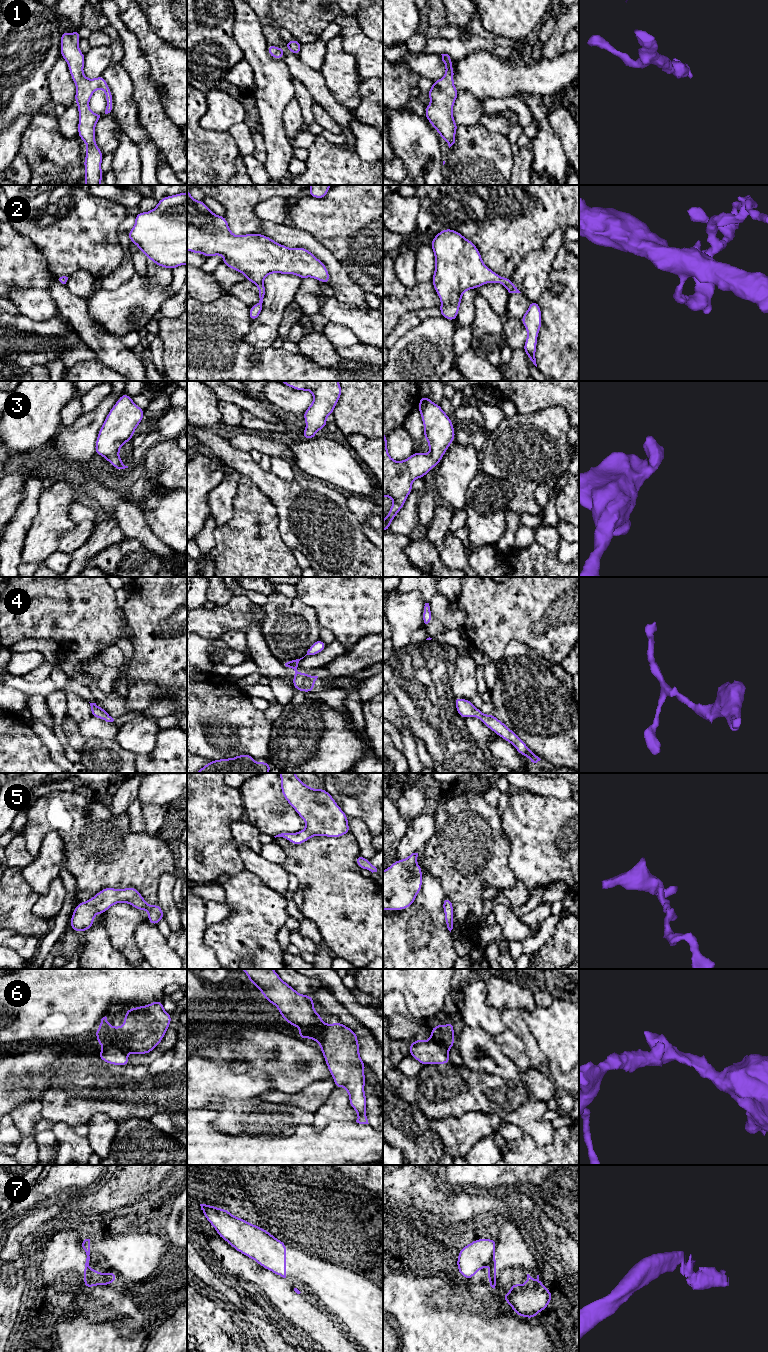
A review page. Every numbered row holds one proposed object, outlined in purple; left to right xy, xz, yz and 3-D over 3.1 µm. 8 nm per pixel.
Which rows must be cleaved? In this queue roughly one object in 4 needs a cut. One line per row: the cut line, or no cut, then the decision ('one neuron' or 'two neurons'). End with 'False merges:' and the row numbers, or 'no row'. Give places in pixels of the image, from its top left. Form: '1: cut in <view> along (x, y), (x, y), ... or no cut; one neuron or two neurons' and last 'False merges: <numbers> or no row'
1: no cut; one neuron
2: no cut; one neuron
3: no cut; one neuron
4: no cut; one neuron
5: no cut; one neuron
6: cut in xy along (104, 1047), (118, 1048), (125, 1053); two neurons
7: cut in yz along (494, 1252), (489, 1262); two neurons
False merges: 6, 7

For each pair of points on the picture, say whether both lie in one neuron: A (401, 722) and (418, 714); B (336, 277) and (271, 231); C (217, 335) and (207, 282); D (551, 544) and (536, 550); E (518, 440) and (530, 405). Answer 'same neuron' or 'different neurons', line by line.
A: different neurons
B: same neuron
C: different neurons
D: different neurons
E: different neurons

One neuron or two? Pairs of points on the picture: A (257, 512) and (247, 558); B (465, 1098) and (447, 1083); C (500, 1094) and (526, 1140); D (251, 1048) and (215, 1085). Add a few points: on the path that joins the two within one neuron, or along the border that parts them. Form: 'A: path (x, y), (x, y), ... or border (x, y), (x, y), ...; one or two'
A: path (254, 523), (249, 547); one
B: path (461, 1097), (451, 1087); one
C: border (524, 1133), (528, 1134), (538, 1144), (545, 1145); two
D: border (215, 1061), (222, 1064), (247, 1060), (256, 1065); two

